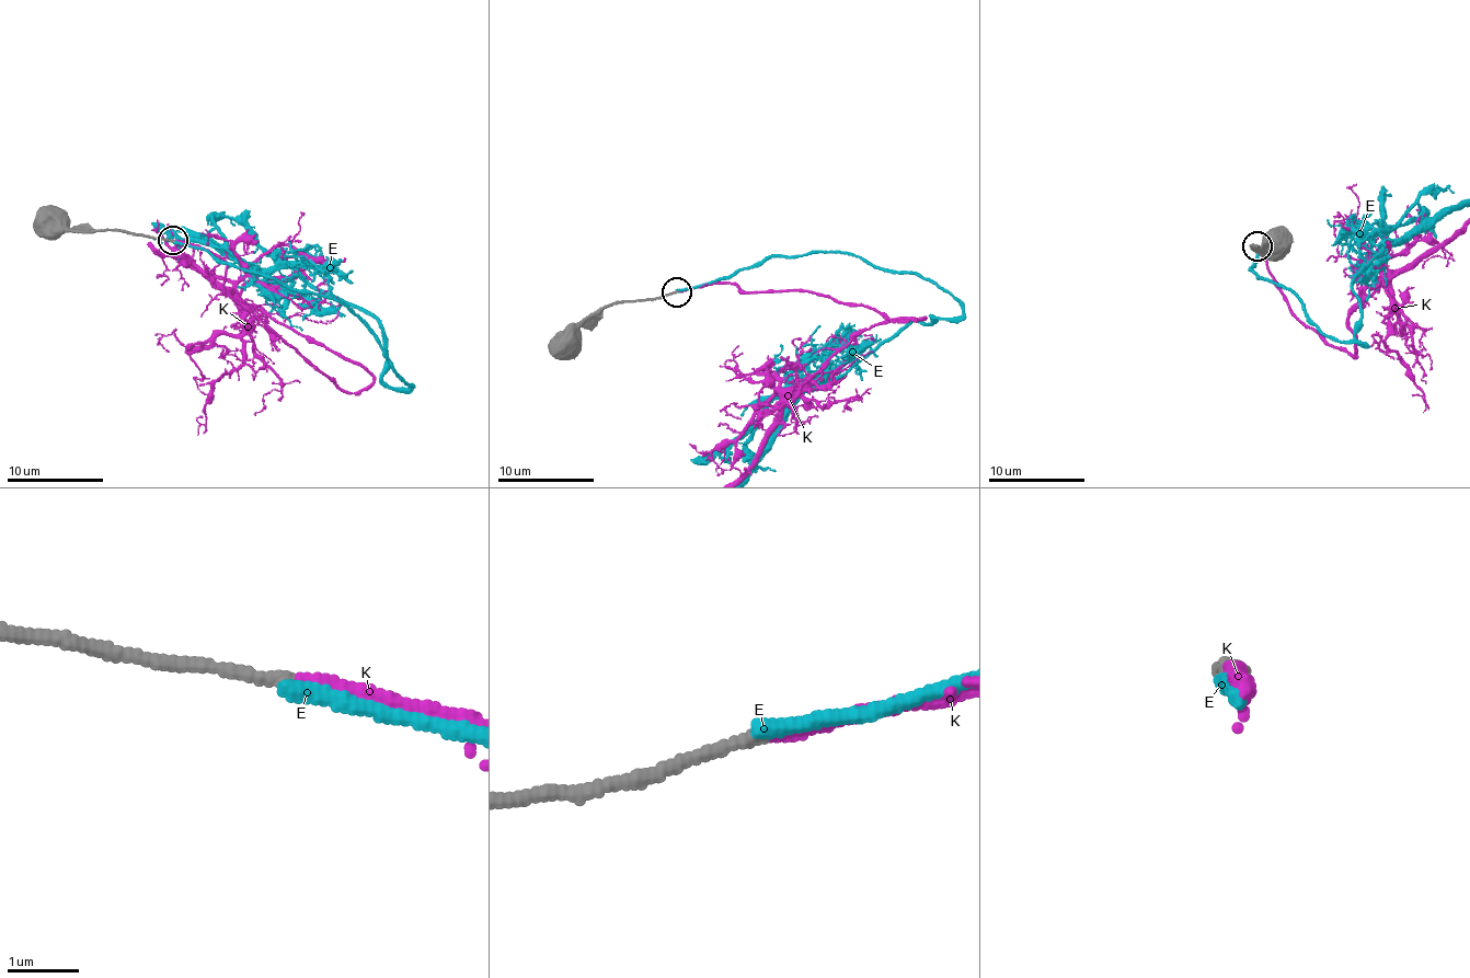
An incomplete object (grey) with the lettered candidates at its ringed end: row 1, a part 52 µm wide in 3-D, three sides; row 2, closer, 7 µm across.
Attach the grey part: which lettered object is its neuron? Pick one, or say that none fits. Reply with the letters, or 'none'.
K

